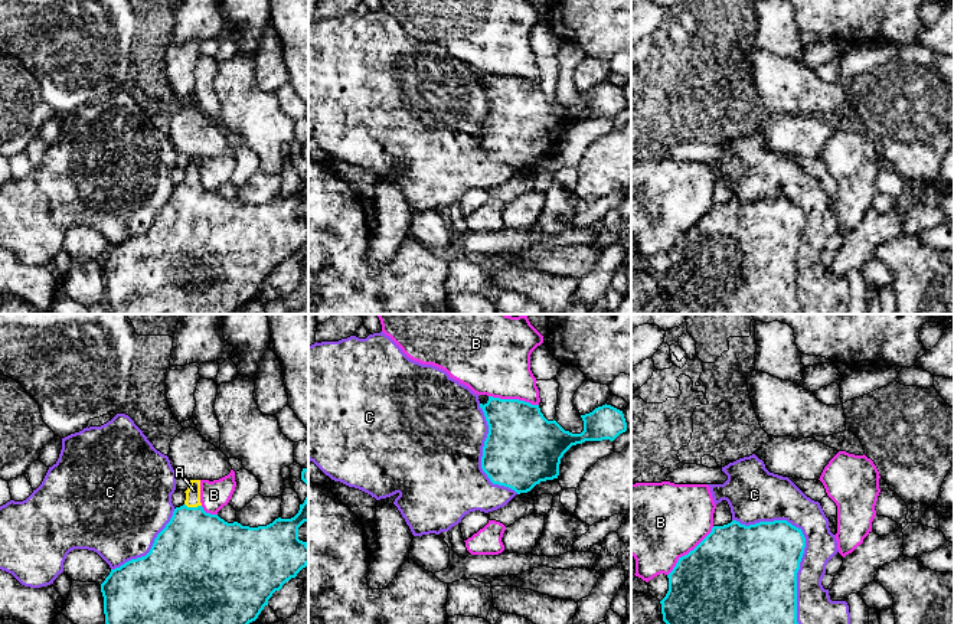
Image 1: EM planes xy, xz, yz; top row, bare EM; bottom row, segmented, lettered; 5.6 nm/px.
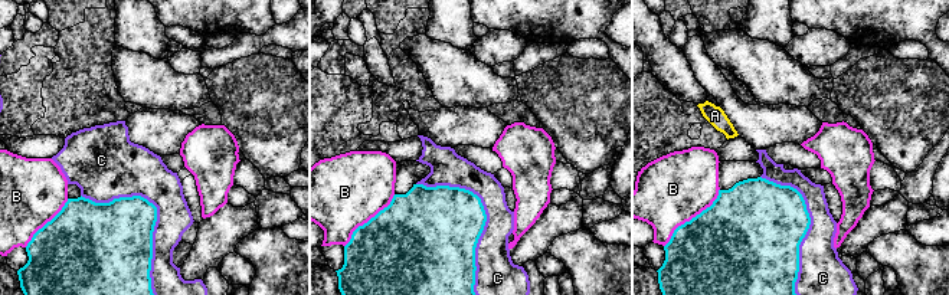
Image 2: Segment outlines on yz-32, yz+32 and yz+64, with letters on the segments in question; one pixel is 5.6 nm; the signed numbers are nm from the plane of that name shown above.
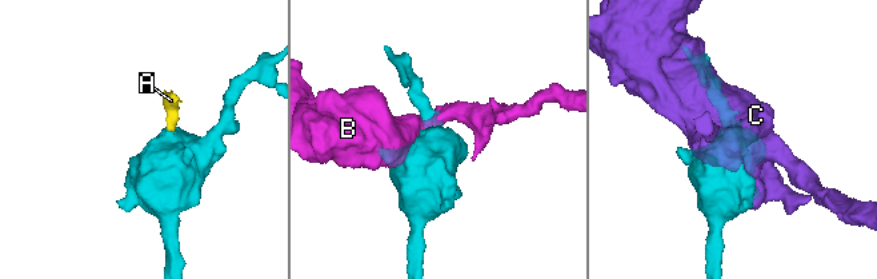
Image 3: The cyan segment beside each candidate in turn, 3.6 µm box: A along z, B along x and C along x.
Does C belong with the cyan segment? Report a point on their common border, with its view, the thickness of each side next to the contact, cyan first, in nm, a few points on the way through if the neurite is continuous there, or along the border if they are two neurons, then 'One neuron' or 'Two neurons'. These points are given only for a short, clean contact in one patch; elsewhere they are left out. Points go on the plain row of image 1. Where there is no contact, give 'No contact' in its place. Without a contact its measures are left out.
Touches cyan at yz (803, 226). Thickness 420 nm (cyan) against 180 nm. Two neurons

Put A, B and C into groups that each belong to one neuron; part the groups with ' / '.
A / B / C

